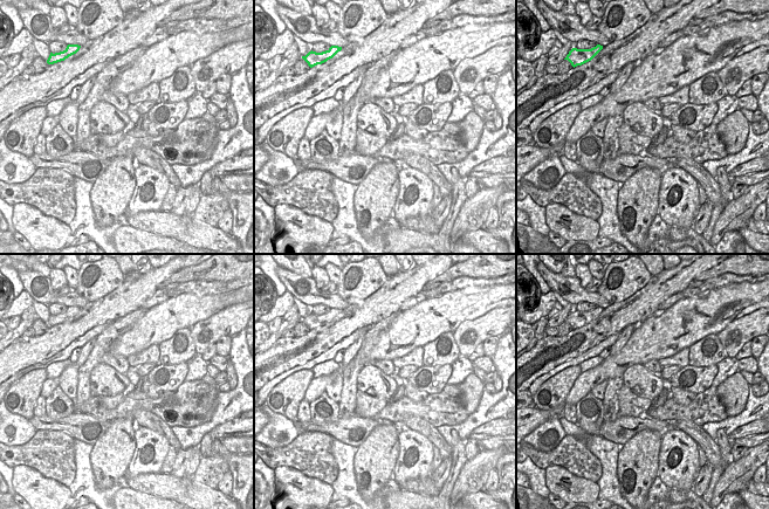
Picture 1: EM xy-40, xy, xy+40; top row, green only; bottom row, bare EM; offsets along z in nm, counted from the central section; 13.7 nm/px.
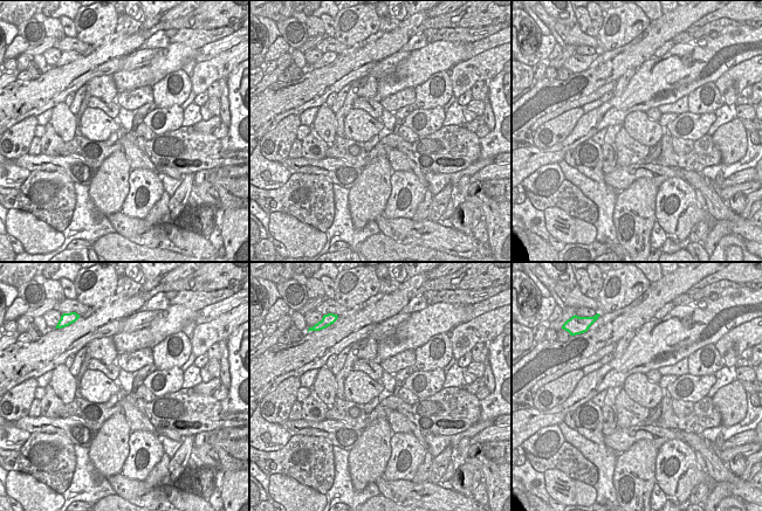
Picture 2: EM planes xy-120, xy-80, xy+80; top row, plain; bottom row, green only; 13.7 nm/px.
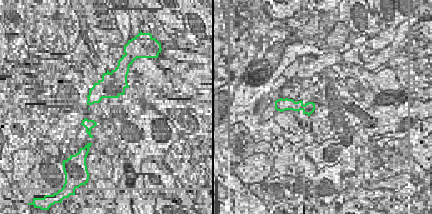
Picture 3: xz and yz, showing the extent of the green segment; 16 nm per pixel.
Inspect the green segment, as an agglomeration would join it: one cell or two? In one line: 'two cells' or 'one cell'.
one cell

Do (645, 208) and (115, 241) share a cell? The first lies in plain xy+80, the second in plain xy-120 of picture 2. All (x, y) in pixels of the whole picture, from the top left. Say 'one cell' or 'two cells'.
two cells

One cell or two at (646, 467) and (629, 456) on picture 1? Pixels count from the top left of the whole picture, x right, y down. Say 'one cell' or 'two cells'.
one cell

